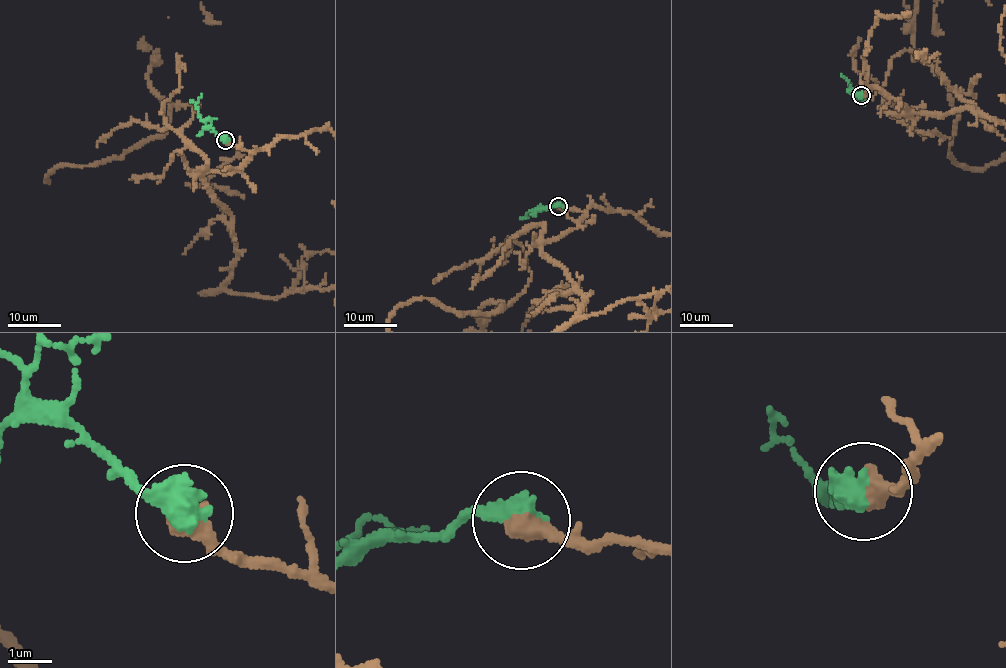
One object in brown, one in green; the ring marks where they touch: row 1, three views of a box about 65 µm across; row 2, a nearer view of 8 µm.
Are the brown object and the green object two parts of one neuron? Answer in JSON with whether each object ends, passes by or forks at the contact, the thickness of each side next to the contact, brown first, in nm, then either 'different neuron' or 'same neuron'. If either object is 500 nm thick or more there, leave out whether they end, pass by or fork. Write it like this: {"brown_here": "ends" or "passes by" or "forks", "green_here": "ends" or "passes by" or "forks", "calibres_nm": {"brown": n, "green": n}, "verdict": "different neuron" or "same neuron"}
{"calibres_nm": {"brown": 500, "green": 600}, "verdict": "same neuron"}

